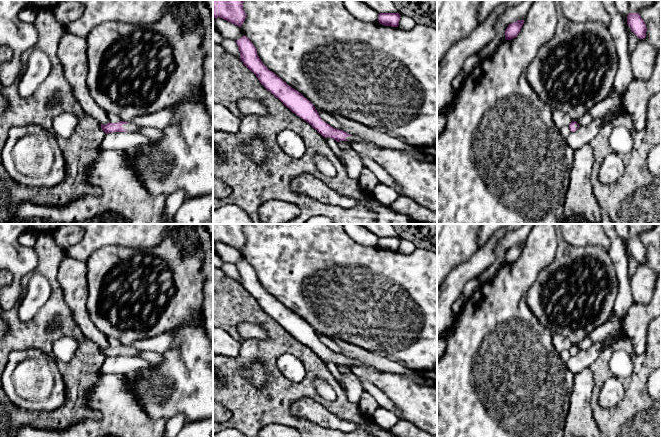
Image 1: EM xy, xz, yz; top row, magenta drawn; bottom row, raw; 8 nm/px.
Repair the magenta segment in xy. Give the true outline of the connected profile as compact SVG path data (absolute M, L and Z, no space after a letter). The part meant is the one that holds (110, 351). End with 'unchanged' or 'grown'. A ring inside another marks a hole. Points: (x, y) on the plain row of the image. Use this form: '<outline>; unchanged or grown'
M120 345L117 347L108 347L108 348L101 348L101 353L106 357L113 357L113 356L136 356L138 353L140 353L141 351L132 348L132 347L128 347L128 346L124 346L124 345Z; grown

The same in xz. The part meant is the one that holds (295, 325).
M243 259L236 267L240 276L240 284L256 299L260 307L293 337L309 347L319 358L325 362L332 362L337 366L347 365L351 367L352 365L358 365L371 371L377 371L375 368L367 366L357 360L333 352L323 345L314 329L307 322L289 310L263 288L257 278L255 270L248 261Z; grown

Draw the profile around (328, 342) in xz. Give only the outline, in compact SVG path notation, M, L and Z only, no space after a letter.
M316 332L316 334L319 337L319 340L321 341L321 343L323 345L328 347L333 352L343 354L342 349L336 344L336 342L333 339L327 337L327 336L324 336L324 335L322 335L322 334L318 333L318 332Z

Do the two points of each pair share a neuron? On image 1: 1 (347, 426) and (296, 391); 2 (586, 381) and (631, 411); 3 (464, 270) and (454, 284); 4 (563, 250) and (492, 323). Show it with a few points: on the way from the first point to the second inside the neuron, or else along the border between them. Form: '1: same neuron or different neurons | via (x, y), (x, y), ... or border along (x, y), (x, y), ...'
1: different neurons | border along (290, 406), (298, 399), (309, 397), (326, 408)
2: different neurons | border along (589, 367), (594, 381), (591, 396), (592, 409)
3: same neuron | via (462, 273), (455, 281)
4: different neurons | border along (553, 260), (539, 273), (526, 298)

